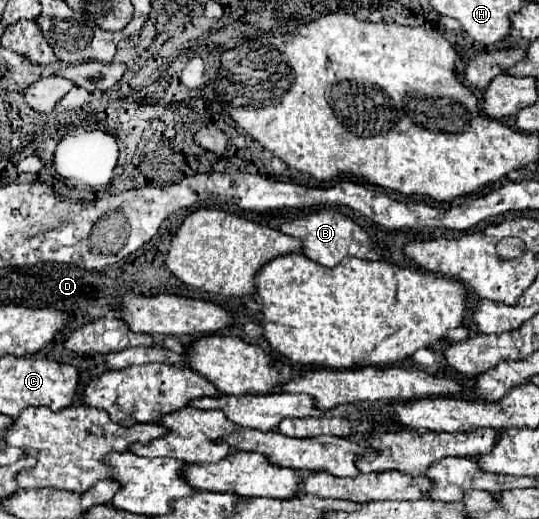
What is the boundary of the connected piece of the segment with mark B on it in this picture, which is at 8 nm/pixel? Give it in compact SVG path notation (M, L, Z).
M319 209L311 215L297 217L293 221L285 221L279 227L279 231L301 239L303 255L309 257L311 261L323 265L323 267L333 267L333 265L341 263L345 257L365 259L365 253L371 251L371 247L373 247L373 241L365 233L365 229L361 229L355 221L351 221L349 217L345 217L345 215L341 215L339 211L333 211L333 209Z

